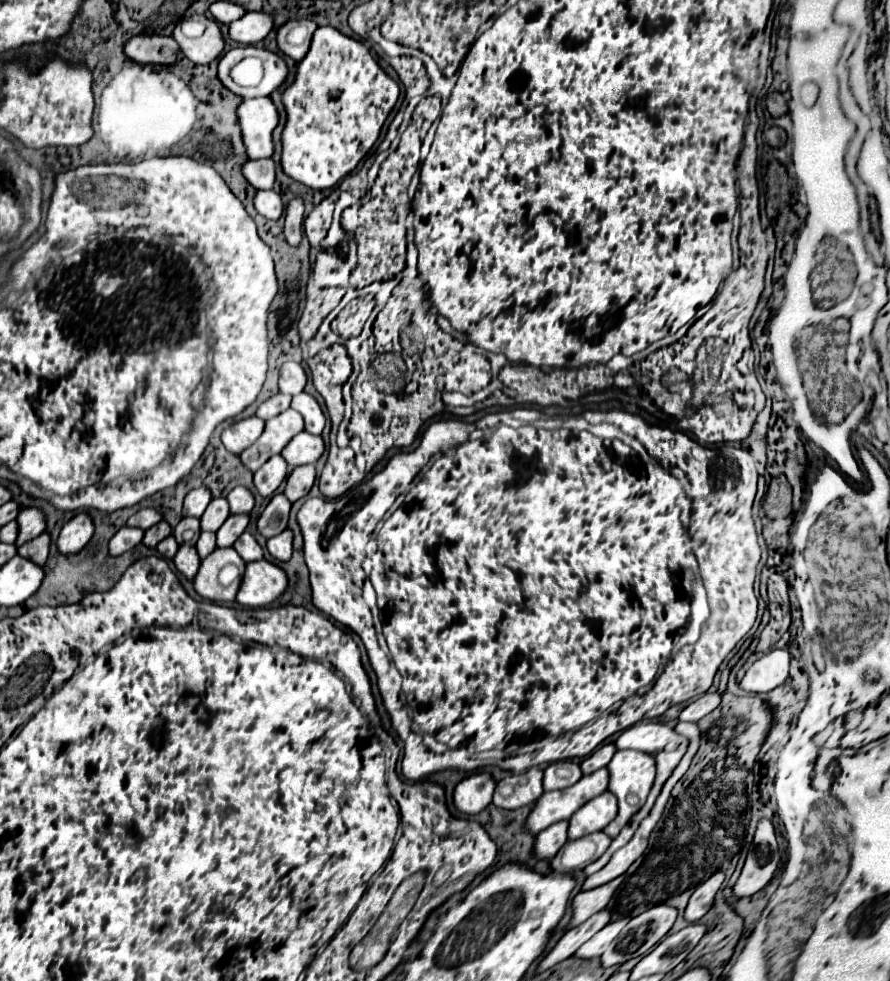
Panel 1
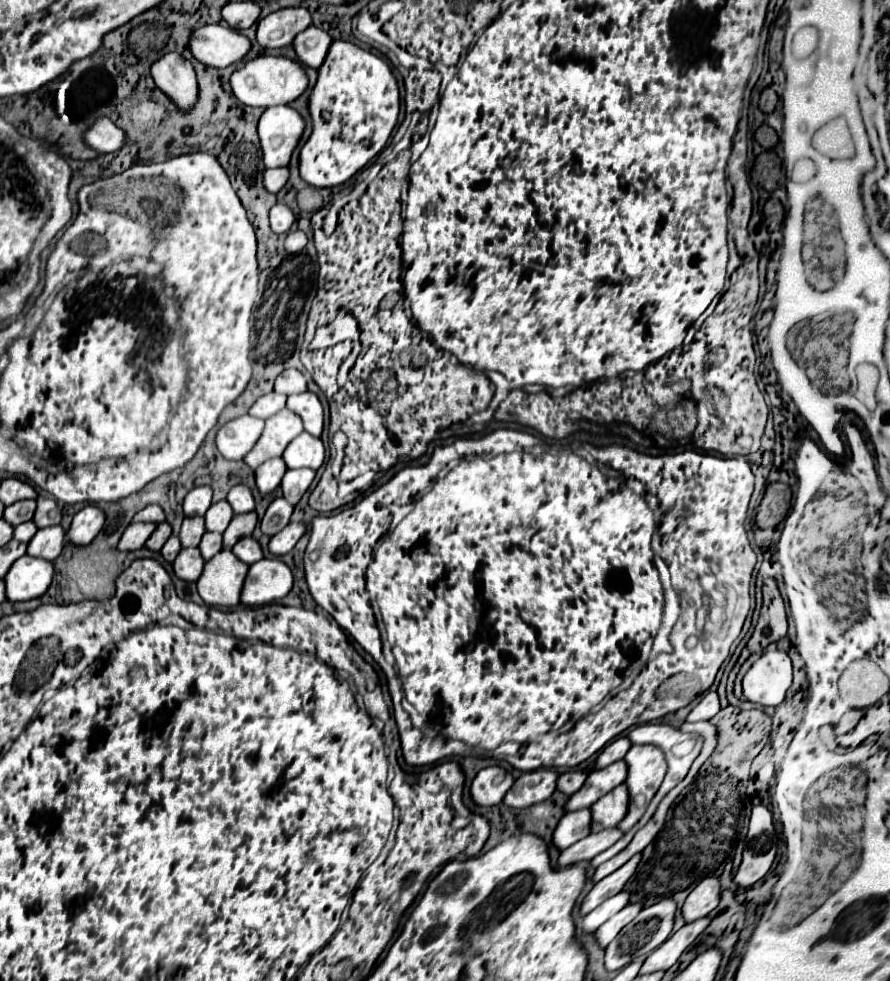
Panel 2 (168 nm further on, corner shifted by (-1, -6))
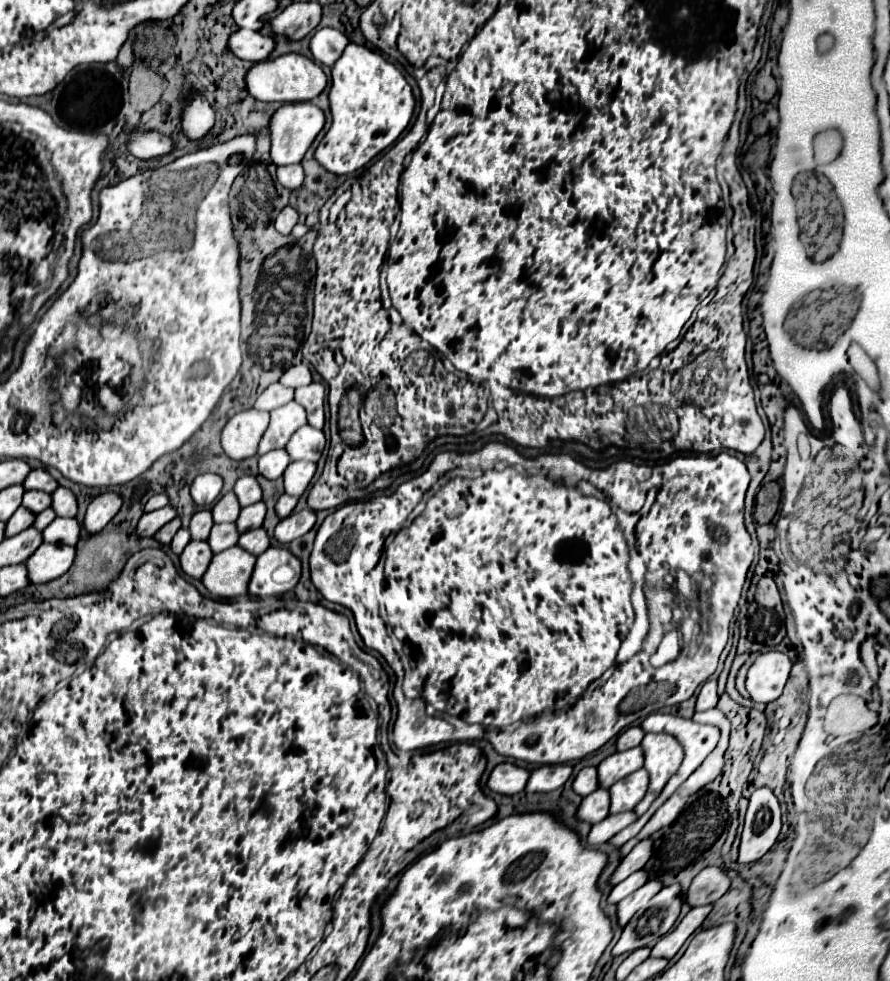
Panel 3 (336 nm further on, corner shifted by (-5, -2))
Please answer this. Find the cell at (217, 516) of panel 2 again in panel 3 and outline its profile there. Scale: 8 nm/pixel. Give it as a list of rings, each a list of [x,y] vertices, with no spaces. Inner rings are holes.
[[[229,492],[213,506],[213,520],[215,520],[215,524],[235,522],[239,518],[239,512],[241,512],[241,506],[237,502],[237,496],[233,492]]]

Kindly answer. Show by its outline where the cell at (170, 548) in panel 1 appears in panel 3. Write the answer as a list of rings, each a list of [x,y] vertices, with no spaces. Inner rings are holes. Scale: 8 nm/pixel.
[[[181,528],[181,530],[175,534],[173,542],[171,542],[171,550],[173,550],[175,554],[181,554],[181,552],[183,552],[183,548],[187,546],[187,542],[189,542],[189,540],[191,540],[191,534],[189,534],[189,530]]]

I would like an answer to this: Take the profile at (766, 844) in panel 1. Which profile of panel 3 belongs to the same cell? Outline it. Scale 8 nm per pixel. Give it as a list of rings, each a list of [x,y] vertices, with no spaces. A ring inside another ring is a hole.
[[[757,788],[749,798],[745,814],[739,864],[753,864],[761,860],[777,842],[781,832],[781,806],[771,788]]]

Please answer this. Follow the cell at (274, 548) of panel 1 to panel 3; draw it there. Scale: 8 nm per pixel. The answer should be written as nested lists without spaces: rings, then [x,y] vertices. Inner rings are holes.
[[[301,510],[301,512],[293,512],[289,518],[283,518],[277,528],[275,528],[275,538],[281,544],[289,544],[295,538],[301,538],[303,534],[307,534],[313,526],[315,526],[317,514],[313,510]]]

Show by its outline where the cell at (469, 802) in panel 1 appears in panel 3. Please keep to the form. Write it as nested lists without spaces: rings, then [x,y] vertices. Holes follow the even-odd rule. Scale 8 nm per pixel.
[[[499,764],[499,766],[493,768],[487,786],[493,792],[513,796],[513,794],[517,794],[525,788],[527,778],[529,778],[527,768],[521,768],[521,766],[515,766],[515,764]]]

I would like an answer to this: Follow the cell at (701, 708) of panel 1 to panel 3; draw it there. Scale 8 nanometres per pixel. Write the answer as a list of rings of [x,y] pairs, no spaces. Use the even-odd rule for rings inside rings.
[[[707,680],[697,696],[697,710],[709,710],[713,706],[717,706],[719,694],[717,694],[717,680]]]

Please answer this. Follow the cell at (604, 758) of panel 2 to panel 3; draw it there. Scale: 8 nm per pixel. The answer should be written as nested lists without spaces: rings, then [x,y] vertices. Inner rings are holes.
[[[631,726],[627,728],[623,734],[619,734],[617,738],[617,750],[629,750],[633,746],[639,746],[643,740],[645,732],[641,730],[641,726]]]

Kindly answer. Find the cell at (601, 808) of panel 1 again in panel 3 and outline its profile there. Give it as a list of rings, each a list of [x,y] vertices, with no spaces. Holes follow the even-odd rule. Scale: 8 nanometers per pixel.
[[[645,768],[615,782],[609,790],[611,792],[611,814],[633,810],[637,802],[645,796],[647,784],[649,784],[649,774]]]

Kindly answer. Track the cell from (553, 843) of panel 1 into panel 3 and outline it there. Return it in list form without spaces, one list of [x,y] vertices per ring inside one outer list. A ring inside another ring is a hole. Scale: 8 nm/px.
[[[597,788],[593,794],[585,796],[577,810],[577,818],[589,824],[601,822],[607,814],[609,814],[609,790],[605,788]]]

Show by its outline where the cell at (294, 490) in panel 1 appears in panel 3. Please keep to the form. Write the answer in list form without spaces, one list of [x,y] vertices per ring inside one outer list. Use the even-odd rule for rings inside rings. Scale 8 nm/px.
[[[301,460],[291,462],[291,466],[283,474],[285,492],[291,494],[291,496],[301,496],[307,490],[307,486],[309,486],[313,474],[315,474],[315,468],[317,466],[313,462],[301,462]]]

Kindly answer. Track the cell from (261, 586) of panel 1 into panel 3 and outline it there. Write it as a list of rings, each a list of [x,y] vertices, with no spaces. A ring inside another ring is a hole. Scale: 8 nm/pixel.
[[[267,548],[255,564],[249,594],[255,598],[279,596],[293,590],[301,576],[301,562],[285,548]]]

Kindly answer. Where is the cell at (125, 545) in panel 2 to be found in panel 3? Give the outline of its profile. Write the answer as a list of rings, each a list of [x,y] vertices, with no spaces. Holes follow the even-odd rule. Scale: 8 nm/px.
[[[167,504],[165,508],[159,508],[155,512],[149,512],[149,514],[143,514],[141,520],[139,520],[139,526],[137,526],[137,534],[141,538],[147,538],[147,536],[153,536],[157,530],[161,530],[167,522],[171,522],[173,518],[177,516],[177,510]]]

